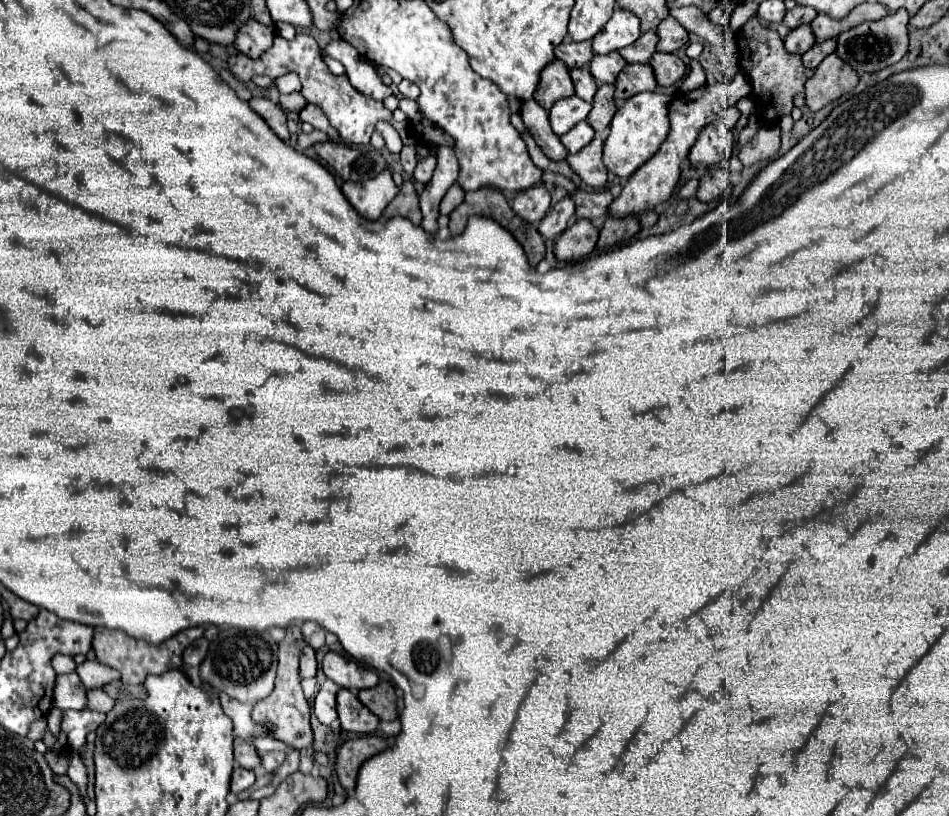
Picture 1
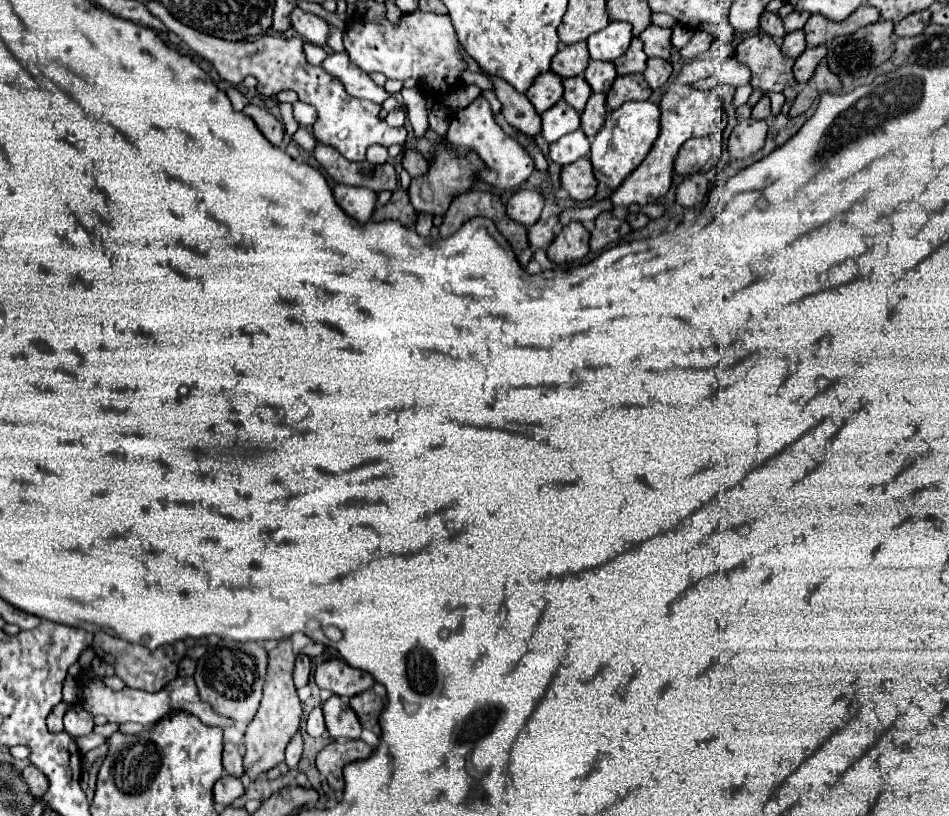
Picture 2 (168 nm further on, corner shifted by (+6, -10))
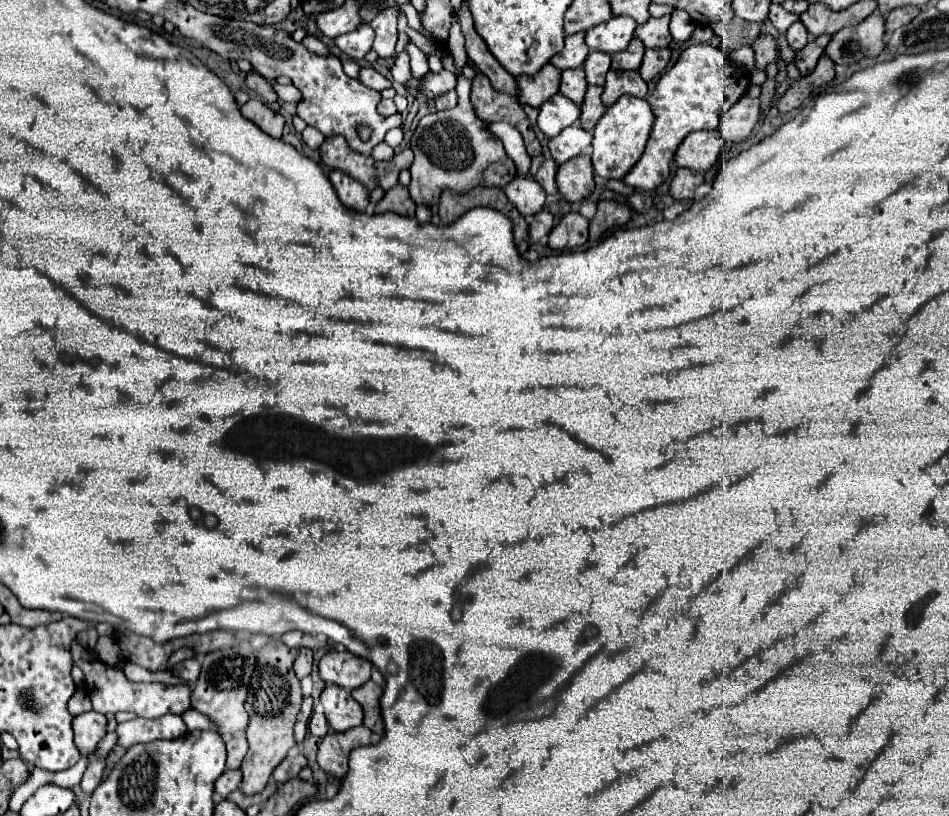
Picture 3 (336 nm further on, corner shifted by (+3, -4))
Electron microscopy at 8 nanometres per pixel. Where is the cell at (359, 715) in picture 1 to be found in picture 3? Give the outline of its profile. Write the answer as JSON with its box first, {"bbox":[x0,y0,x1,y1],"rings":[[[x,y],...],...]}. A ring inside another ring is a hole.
{"bbox":[321,686,363,732],"rings":[[[325,686],[321,692],[321,704],[325,708],[327,722],[335,732],[345,732],[363,724],[359,702],[355,702],[351,692],[341,686]]]}

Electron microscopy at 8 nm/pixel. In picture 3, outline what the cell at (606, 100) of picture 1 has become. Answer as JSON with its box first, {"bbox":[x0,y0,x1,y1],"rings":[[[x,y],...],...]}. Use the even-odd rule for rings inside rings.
{"bbox":[581,86,605,132],"rings":[[[589,86],[587,88],[587,94],[585,94],[585,100],[581,104],[581,128],[587,130],[587,132],[593,132],[597,120],[603,116],[605,112],[605,106],[601,102],[601,92],[603,92],[603,86]]]}

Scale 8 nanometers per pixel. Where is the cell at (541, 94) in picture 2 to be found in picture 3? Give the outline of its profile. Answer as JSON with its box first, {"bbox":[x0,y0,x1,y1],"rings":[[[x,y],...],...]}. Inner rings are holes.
{"bbox":[515,66,561,108],"rings":[[[543,66],[533,76],[515,76],[517,82],[517,96],[519,104],[529,104],[533,108],[539,108],[545,100],[549,100],[553,94],[559,92],[561,84],[561,72],[555,66]]]}

